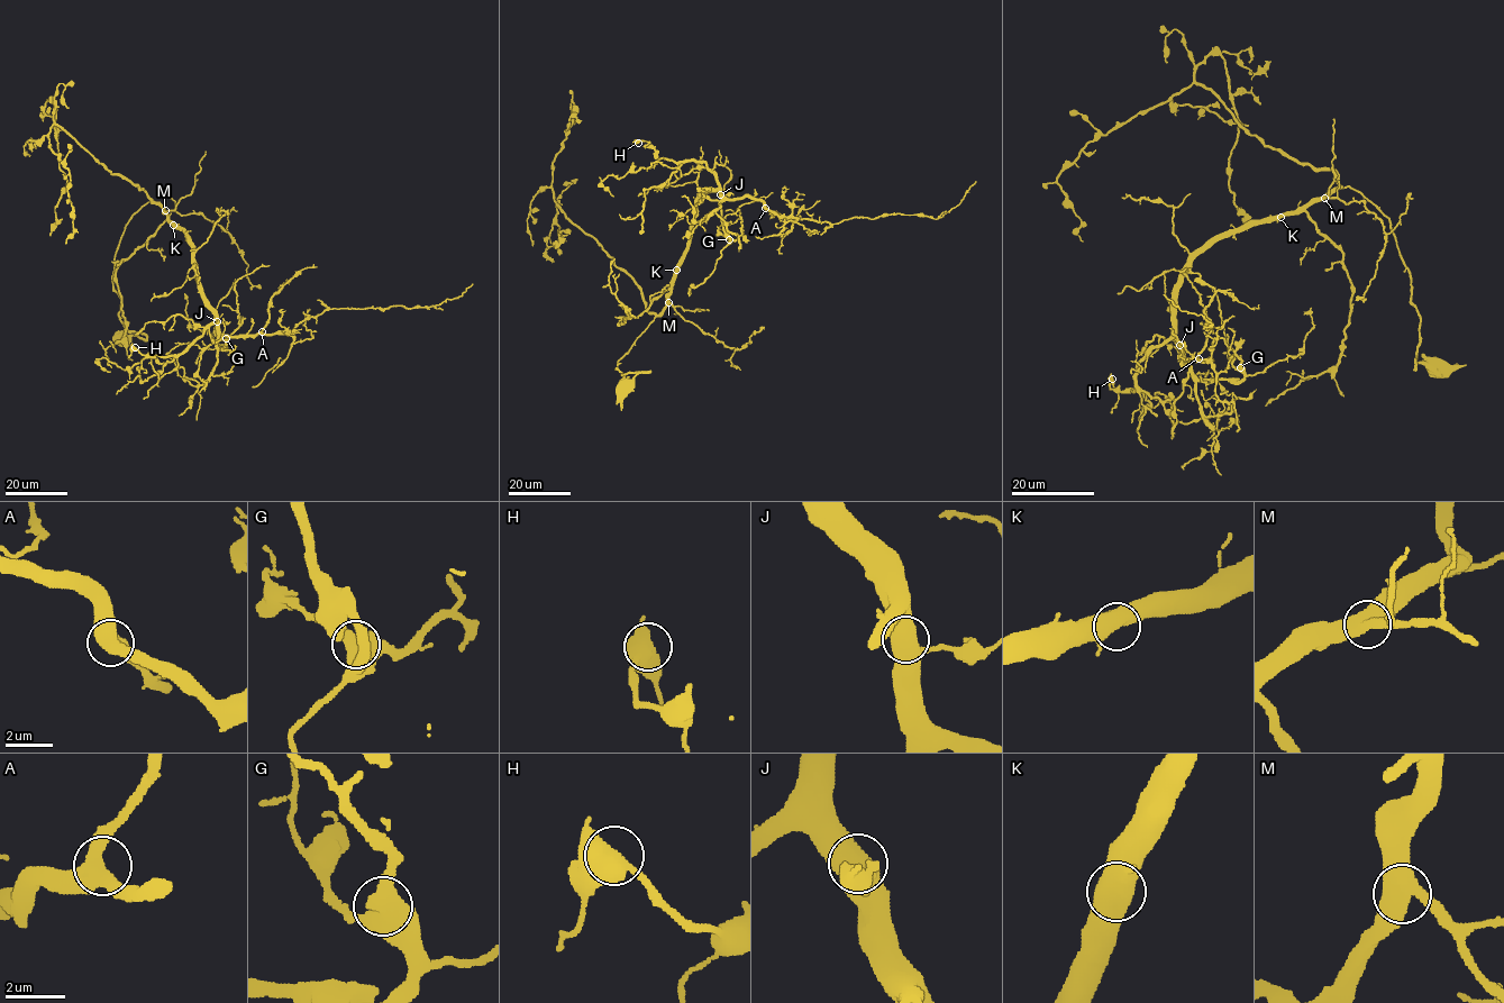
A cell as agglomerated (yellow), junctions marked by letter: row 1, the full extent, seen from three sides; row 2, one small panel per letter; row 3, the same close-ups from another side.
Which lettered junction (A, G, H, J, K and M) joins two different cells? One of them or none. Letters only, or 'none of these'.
none of these

